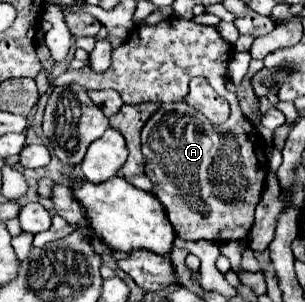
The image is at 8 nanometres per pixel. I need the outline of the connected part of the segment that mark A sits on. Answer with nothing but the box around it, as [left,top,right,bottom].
[54,16,268,242]

